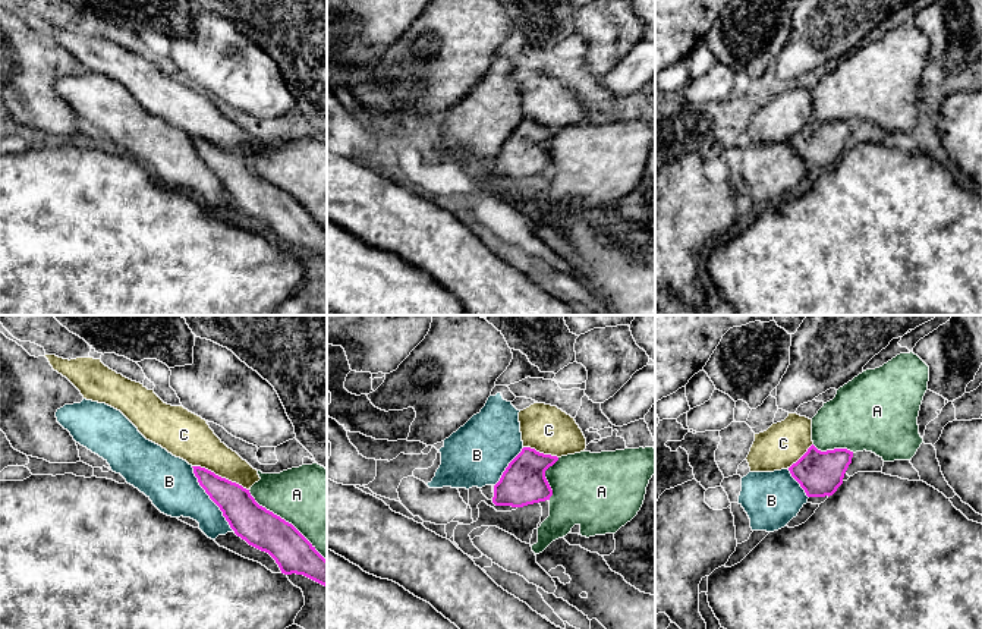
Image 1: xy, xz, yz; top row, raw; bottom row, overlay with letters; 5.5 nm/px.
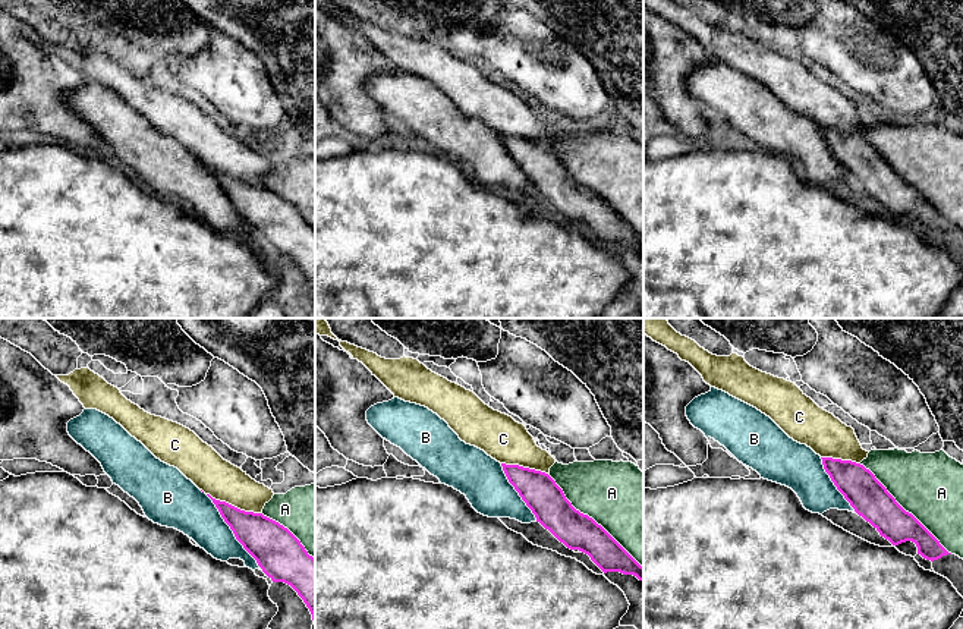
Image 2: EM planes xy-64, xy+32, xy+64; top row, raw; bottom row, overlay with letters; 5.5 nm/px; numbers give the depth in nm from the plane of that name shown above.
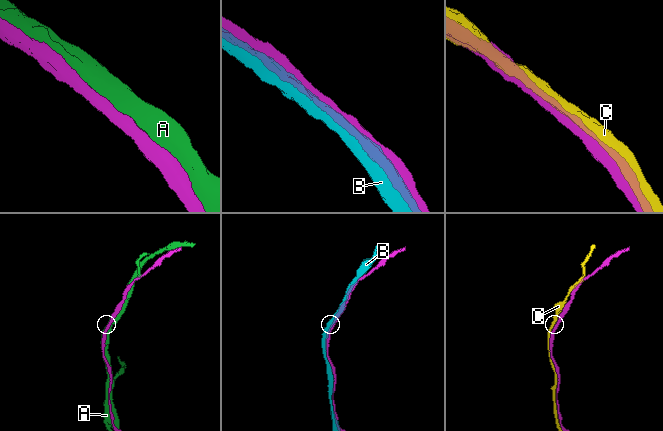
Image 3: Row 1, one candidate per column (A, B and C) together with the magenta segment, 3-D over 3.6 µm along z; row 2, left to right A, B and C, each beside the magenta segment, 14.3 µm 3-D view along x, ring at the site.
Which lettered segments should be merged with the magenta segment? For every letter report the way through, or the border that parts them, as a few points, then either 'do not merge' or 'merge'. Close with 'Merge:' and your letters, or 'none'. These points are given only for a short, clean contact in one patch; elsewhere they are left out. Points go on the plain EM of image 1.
A: do not merge
B: do not merge
C: do not merge
Merge: none

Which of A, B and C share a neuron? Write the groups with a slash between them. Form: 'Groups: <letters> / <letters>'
Groups: A / B C

